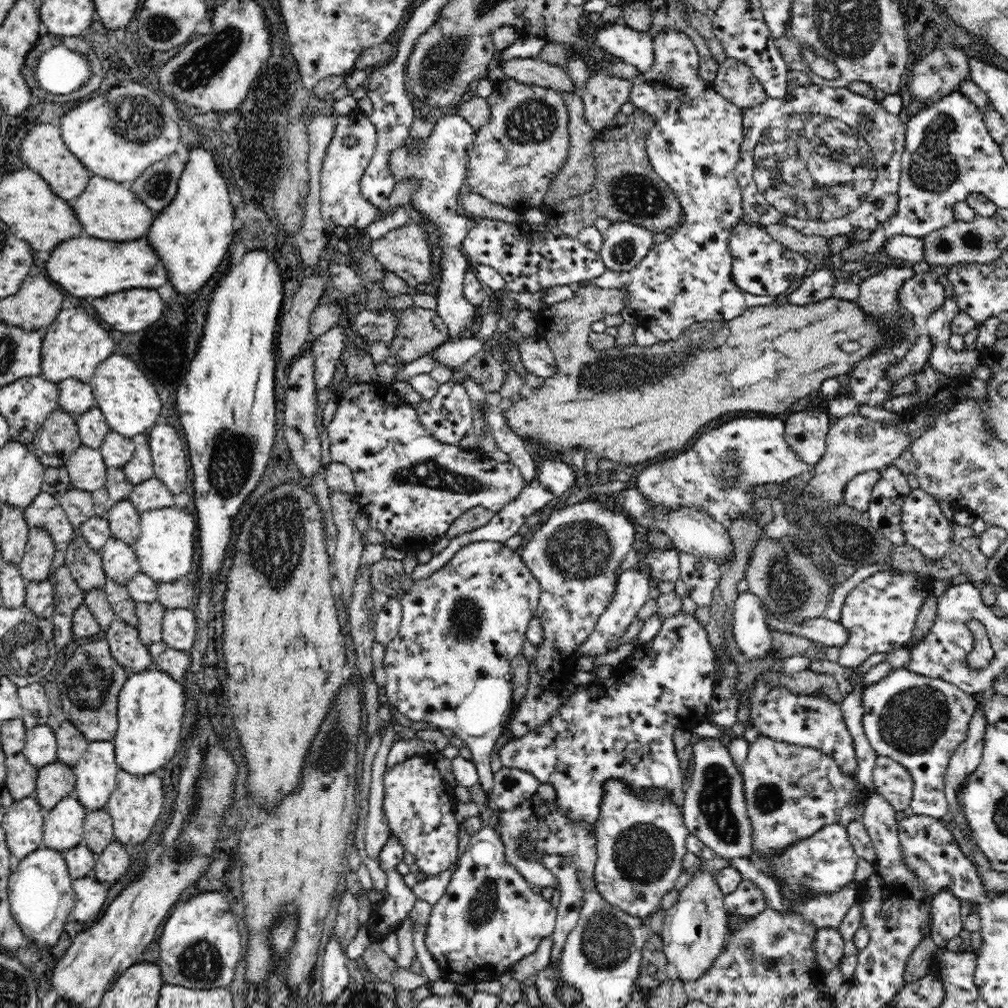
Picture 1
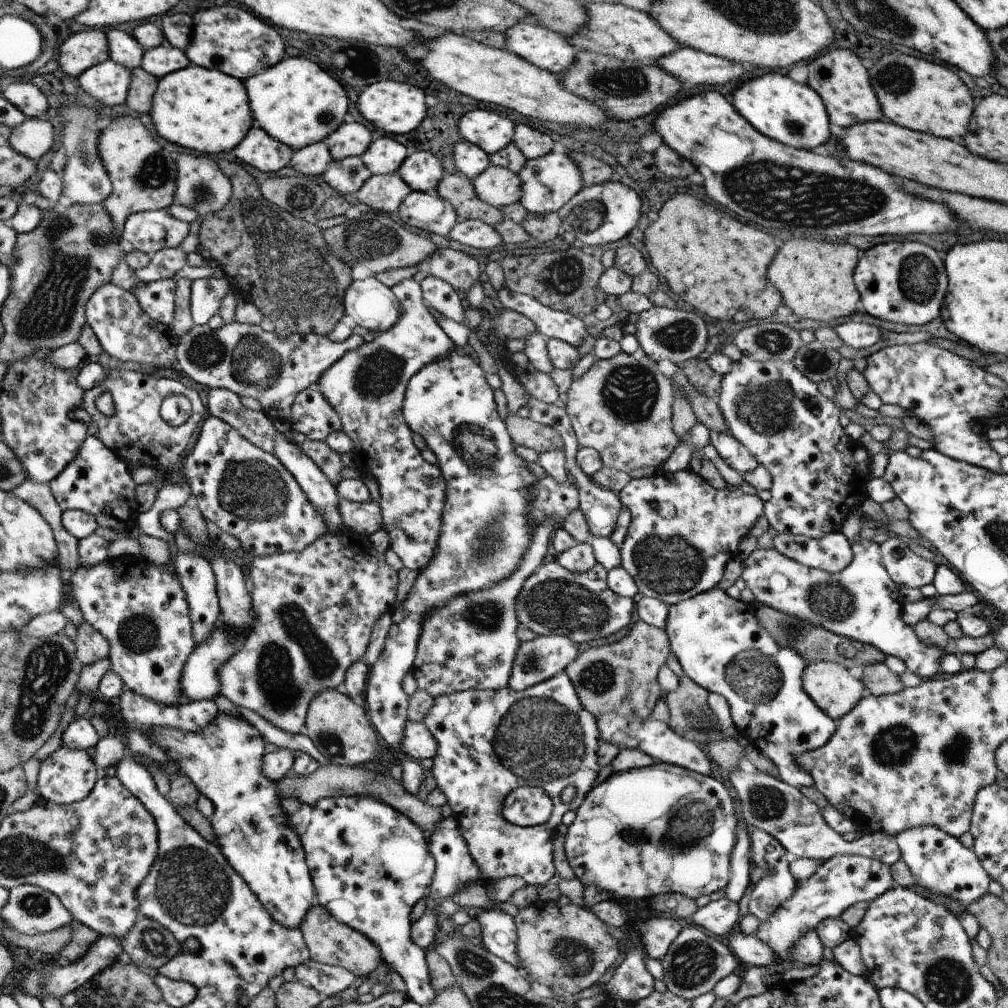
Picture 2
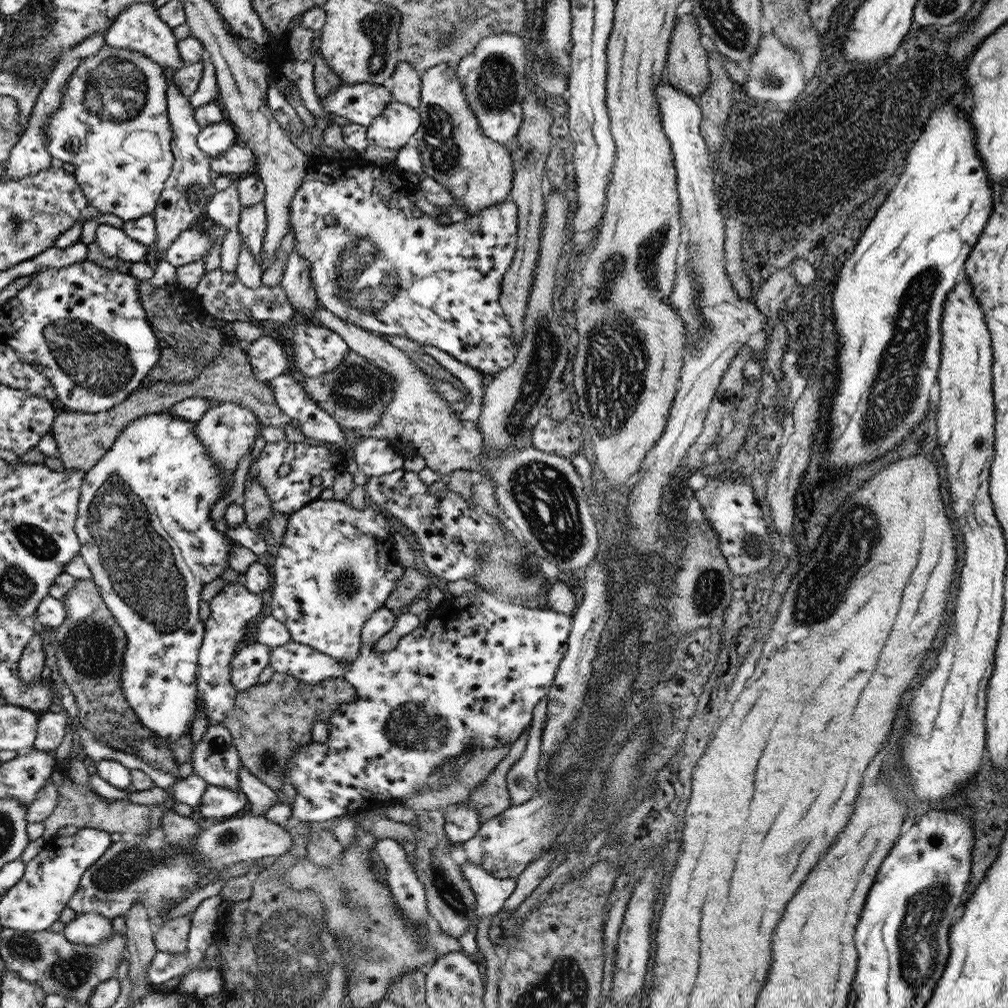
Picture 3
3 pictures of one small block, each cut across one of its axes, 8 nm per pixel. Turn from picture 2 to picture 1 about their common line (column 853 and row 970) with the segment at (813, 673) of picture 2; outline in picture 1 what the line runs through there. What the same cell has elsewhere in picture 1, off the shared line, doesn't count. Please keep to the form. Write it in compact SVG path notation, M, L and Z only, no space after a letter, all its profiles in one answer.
M698 870L690 882L679 891L677 902L666 911L663 926L659 935L663 942L663 951L667 964L672 964L678 972L678 978L684 987L702 978L716 956L726 944L728 928L728 912L725 907L724 894L715 879L714 872Z

